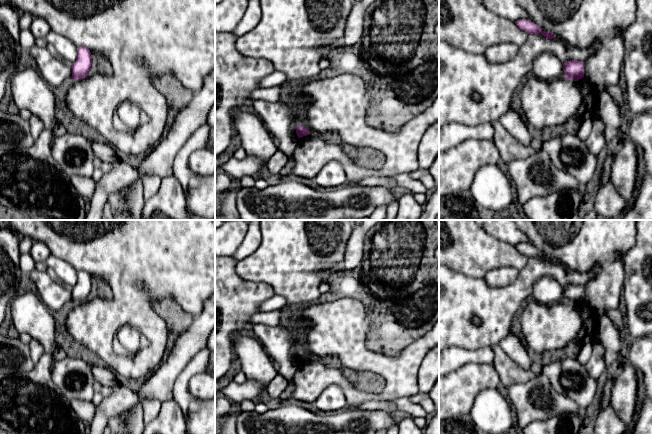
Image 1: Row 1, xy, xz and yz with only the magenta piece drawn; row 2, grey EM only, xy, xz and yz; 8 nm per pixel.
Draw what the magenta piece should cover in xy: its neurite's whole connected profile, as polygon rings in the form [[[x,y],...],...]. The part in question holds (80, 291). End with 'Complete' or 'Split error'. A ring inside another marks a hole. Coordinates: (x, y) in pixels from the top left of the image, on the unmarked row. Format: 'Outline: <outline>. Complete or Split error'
Outline: [[[80,270],[77,271],[77,282],[71,288],[72,304],[78,304],[87,301],[91,292],[92,279],[90,274]]]. Complete

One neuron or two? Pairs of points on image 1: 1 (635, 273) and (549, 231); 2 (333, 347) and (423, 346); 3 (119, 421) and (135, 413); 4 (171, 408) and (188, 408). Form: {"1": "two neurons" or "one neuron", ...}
{"1": "two neurons", "2": "one neuron", "3": "one neuron", "4": "two neurons"}

